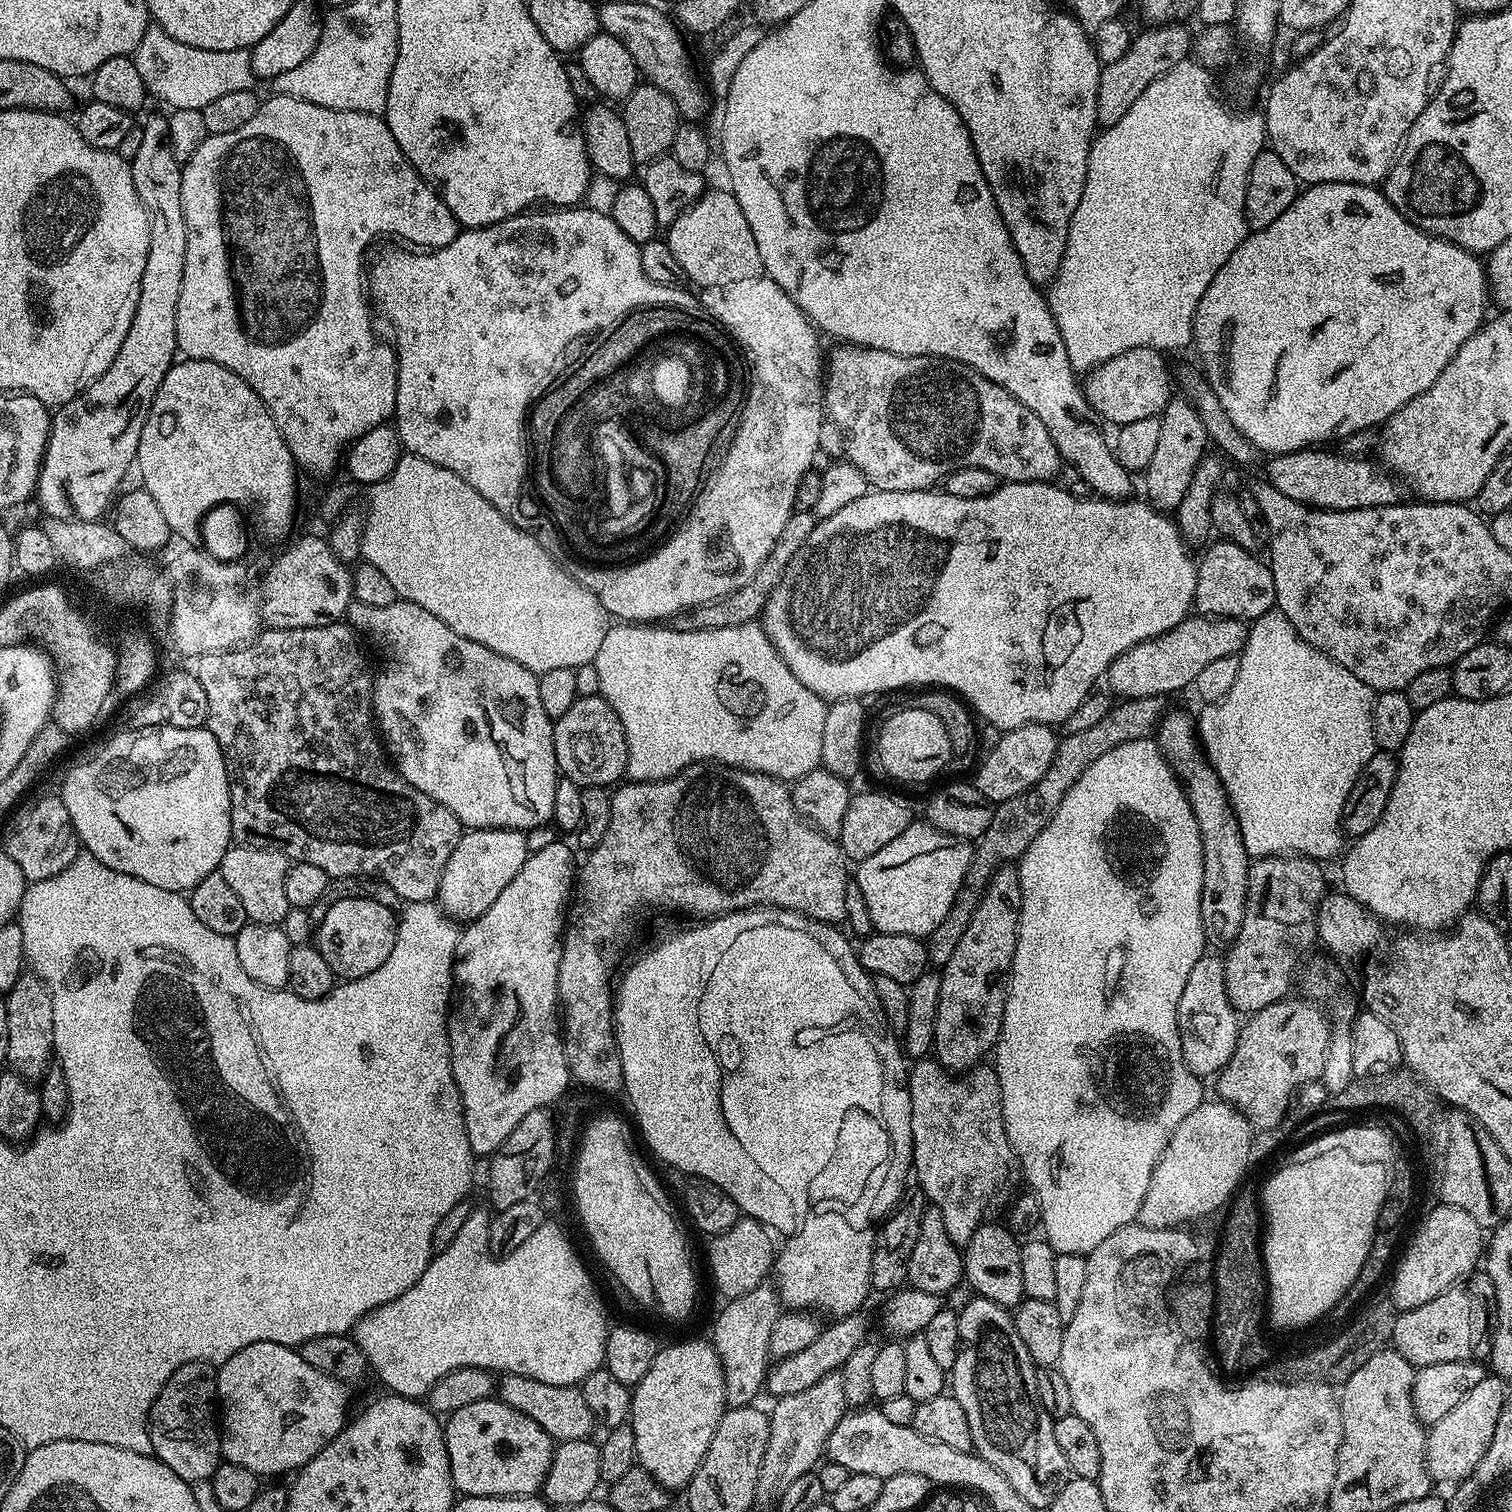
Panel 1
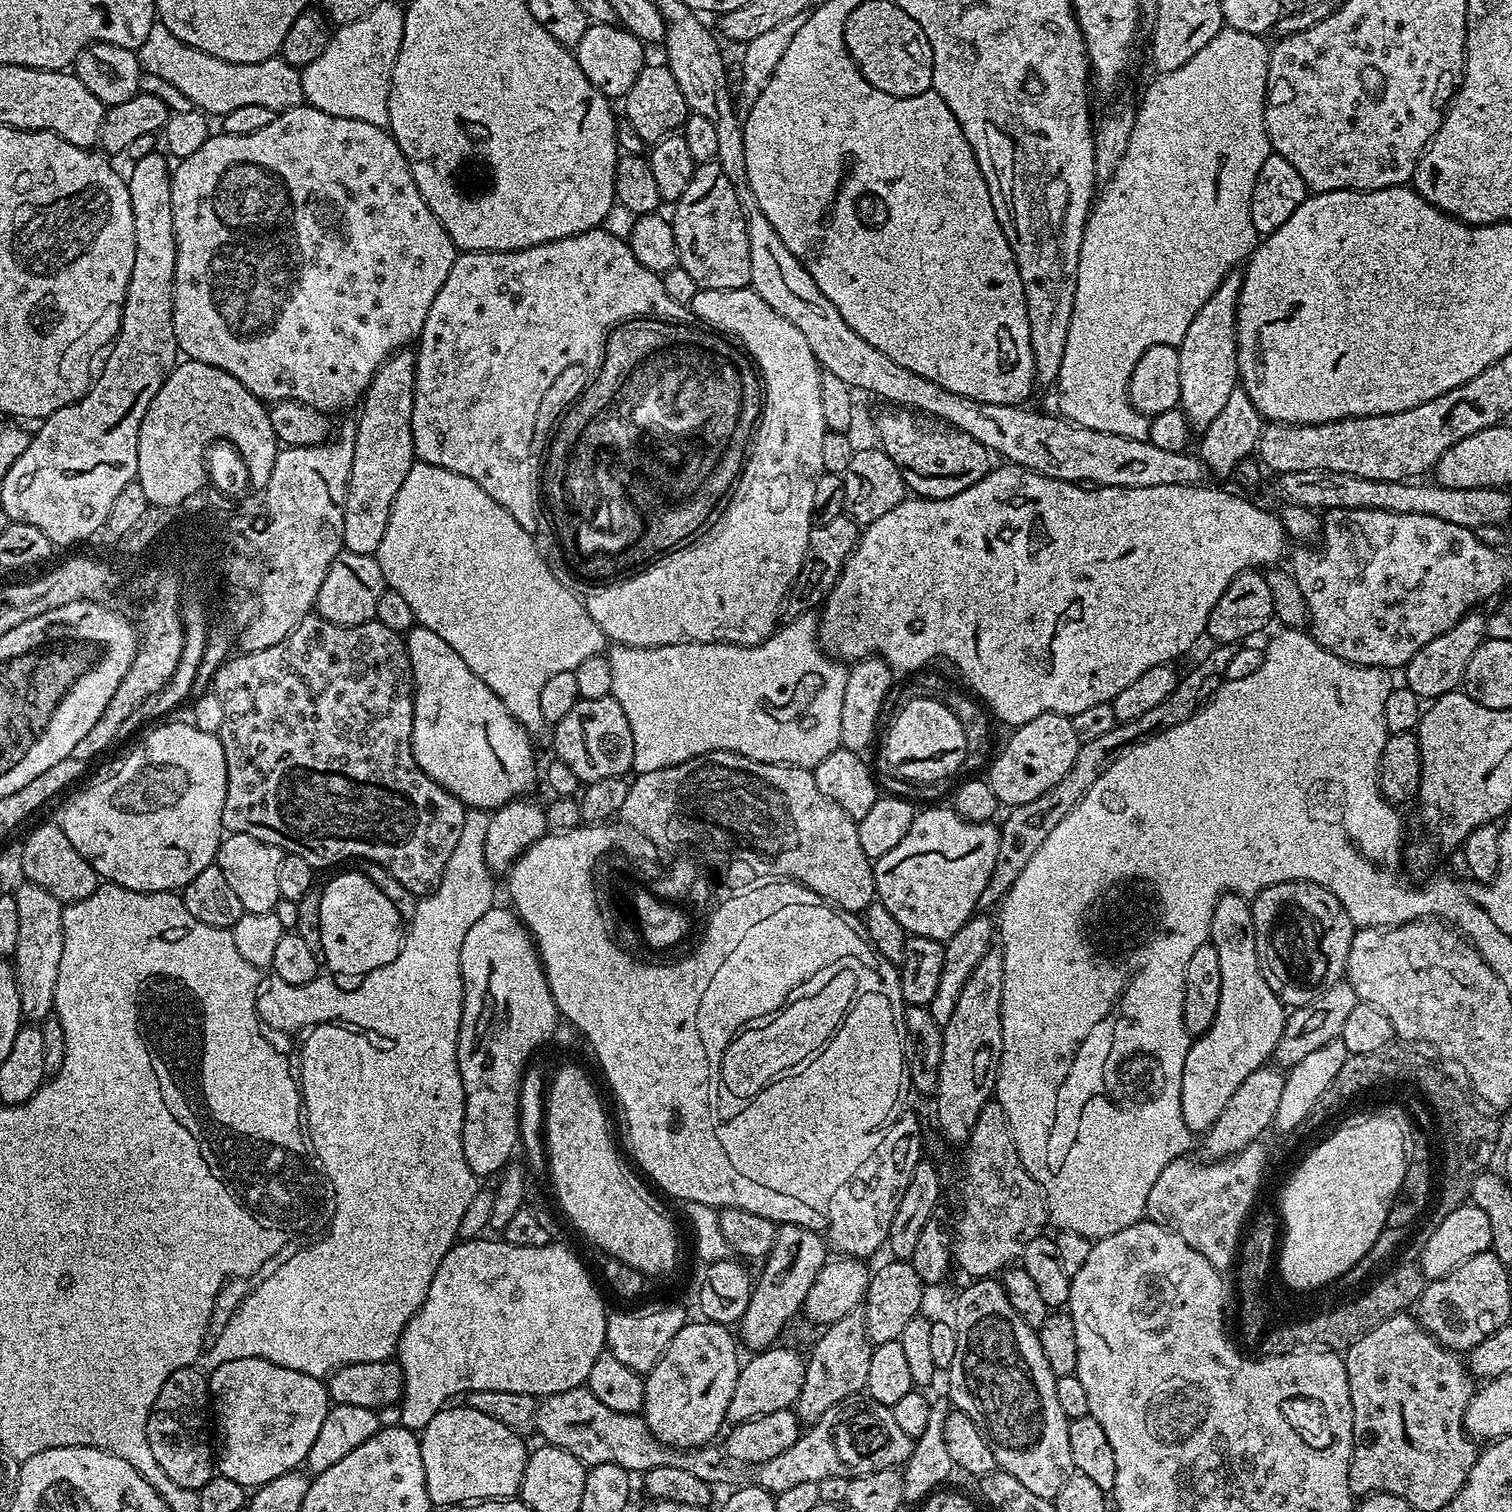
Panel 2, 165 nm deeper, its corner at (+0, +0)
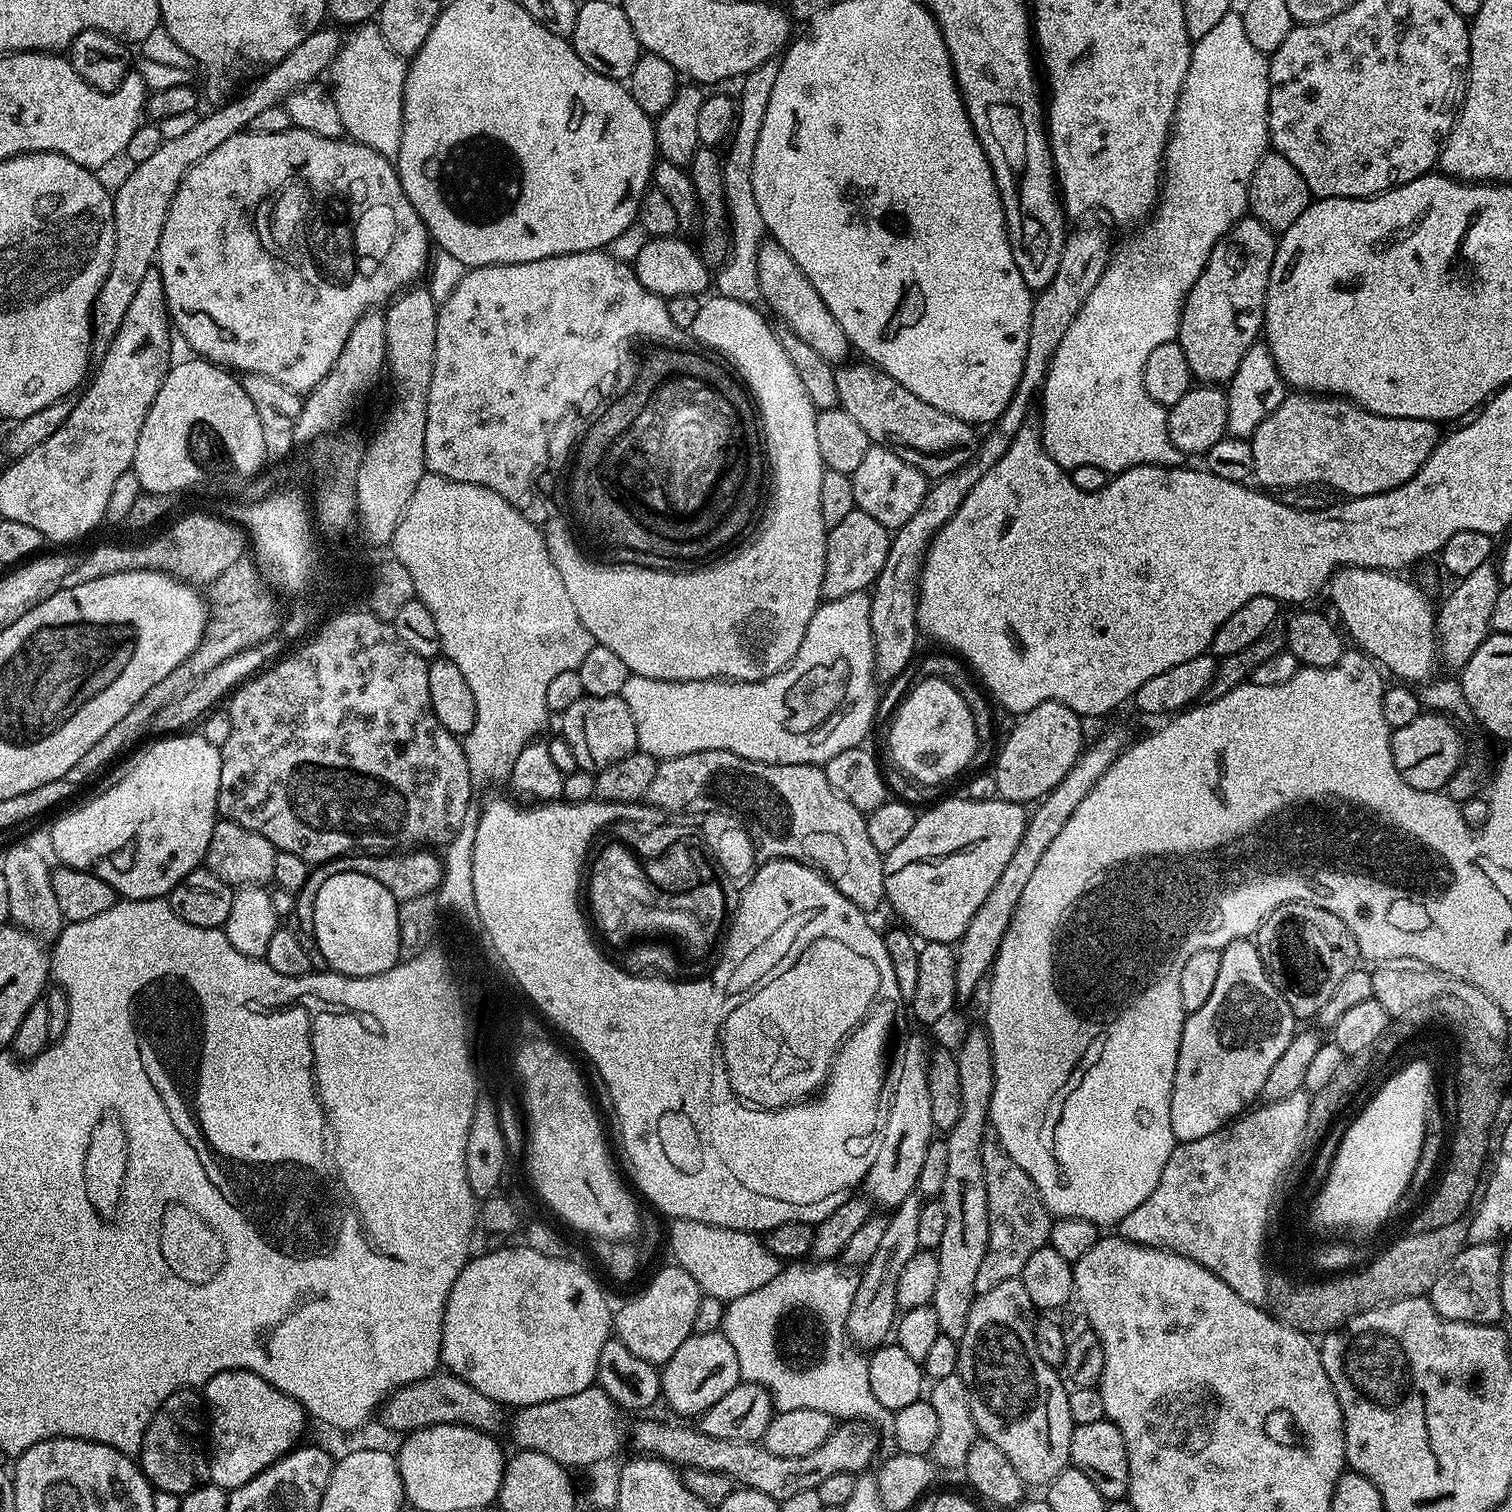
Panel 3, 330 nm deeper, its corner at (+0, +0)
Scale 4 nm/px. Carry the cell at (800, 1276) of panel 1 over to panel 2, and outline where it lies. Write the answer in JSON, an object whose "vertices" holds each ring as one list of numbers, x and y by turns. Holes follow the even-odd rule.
{"vertices":[[904,1112,898,1116,891,1121,893,1124,892,1129,891,1124,887,1129,888,1136,875,1142,871,1149,876,1156,869,1151,859,1172,849,1183,838,1186,838,1190,834,1190,830,1197,826,1209,827,1228,829,1227,826,1240,835,1251,837,1248,836,1252,841,1257,869,1258,888,1243,888,1220,894,1222,892,1208,898,1210,896,1196,902,1196,906,1186,910,1186,910,1174,914,1174,914,1166,922,1158,920,1143,924,1140,920,1133,920,1120,914,1113]]}

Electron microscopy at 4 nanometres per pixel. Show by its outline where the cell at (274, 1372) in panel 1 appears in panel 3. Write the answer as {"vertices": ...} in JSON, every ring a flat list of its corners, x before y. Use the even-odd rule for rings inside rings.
{"vertices":[[246,1370,214,1374,214,1378,202,1385,202,1400,210,1421,212,1449,208,1457,208,1475,211,1483,220,1488,231,1490,246,1486,250,1478,301,1443,300,1435,306,1421,303,1406,282,1394,282,1390,270,1386,270,1382,258,1378,258,1374]]}

